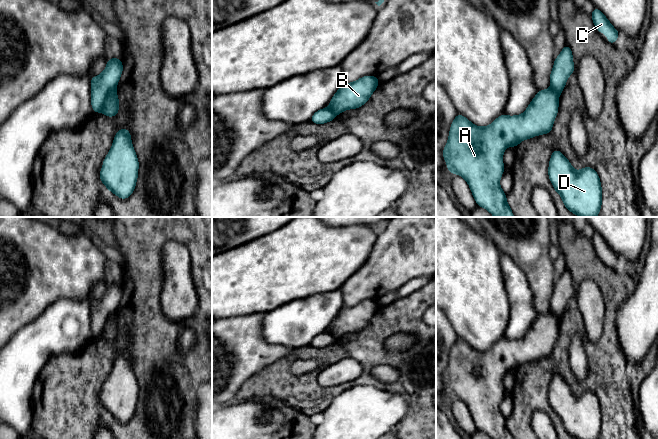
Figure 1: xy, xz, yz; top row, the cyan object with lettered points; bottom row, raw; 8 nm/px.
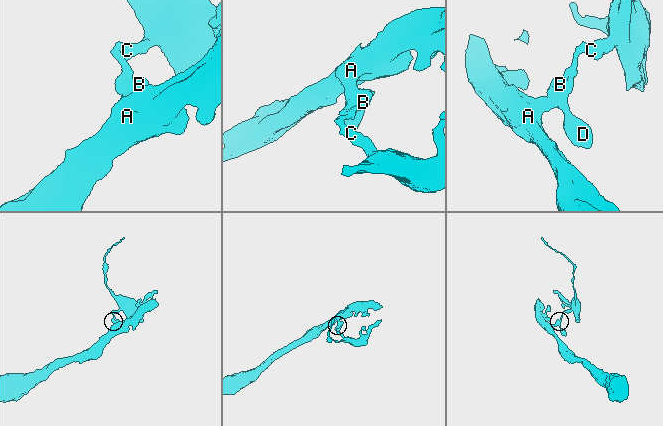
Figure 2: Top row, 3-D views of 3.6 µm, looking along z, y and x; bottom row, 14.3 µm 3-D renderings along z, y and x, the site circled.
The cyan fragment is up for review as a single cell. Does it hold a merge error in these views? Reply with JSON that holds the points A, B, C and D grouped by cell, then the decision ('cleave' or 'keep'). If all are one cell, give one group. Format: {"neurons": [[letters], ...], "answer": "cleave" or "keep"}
{"neurons": [["A", "B", "D"], ["C"]], "answer": "cleave"}

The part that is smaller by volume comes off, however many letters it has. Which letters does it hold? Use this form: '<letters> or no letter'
C

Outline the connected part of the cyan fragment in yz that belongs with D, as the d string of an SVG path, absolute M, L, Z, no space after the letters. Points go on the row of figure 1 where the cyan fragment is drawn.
M555 149L549 161L548 175L554 190L560 194L565 207L580 217L596 217L601 209L602 189L597 172L591 167L584 167L580 171L573 169L569 160Z

